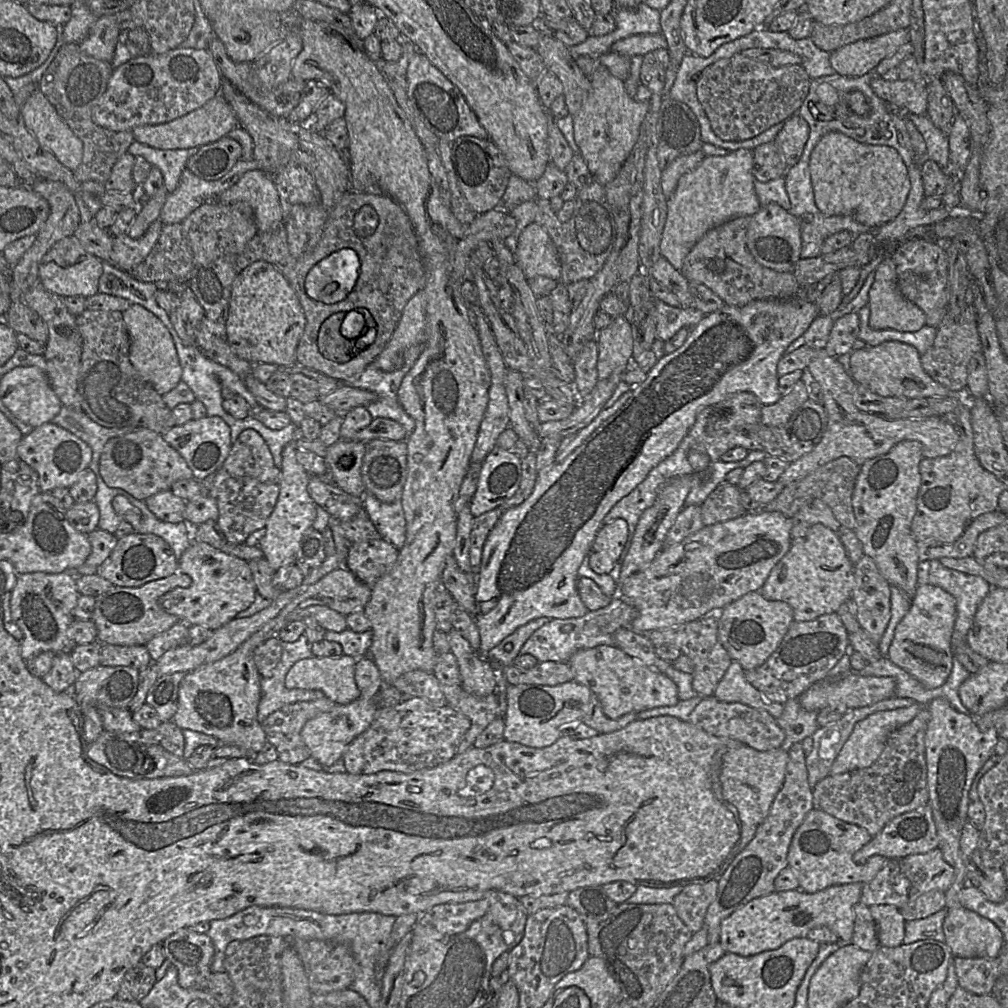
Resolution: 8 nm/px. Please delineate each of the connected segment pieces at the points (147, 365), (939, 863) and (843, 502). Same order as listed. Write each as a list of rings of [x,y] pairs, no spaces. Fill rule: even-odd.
[[[132,303],[122,312],[122,316],[130,338],[130,362],[160,395],[171,391],[181,381],[182,376],[182,367],[171,333],[161,320],[139,304]]]
[[[938,848],[924,854],[888,859],[876,876],[863,884],[860,904],[868,908],[872,905],[892,905],[902,909],[926,892],[932,890],[946,892],[954,878],[954,868],[944,860]]]
[[[840,457],[819,467],[809,475],[790,483],[771,502],[762,507],[762,512],[780,512],[791,519],[804,505],[815,499],[828,505],[838,522],[848,529],[855,530],[856,518],[852,506],[852,494],[861,465],[848,457]]]

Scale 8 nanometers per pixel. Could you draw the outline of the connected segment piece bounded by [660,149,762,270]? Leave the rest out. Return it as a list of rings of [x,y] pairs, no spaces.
[[[738,149],[724,156],[705,156],[691,171],[682,175],[672,195],[667,200],[667,216],[660,241],[660,254],[677,270],[694,245],[711,229],[737,217],[753,216],[761,208],[755,193],[752,150]]]

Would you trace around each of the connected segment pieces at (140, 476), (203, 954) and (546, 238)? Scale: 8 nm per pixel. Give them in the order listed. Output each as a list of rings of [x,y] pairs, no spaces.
[[[137,428],[110,438],[101,452],[99,474],[107,486],[120,488],[138,500],[164,490],[170,490],[175,481],[193,477],[185,459],[170,446],[162,434],[147,428]]]
[[[182,928],[160,943],[165,958],[177,969],[182,988],[207,990],[214,945],[207,934]]]
[[[536,222],[527,225],[520,234],[514,255],[527,279],[543,276],[561,280],[562,268],[555,245],[547,231]]]

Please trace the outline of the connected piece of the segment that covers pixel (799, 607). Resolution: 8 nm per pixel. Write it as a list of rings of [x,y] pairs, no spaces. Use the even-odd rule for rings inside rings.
[[[815,524],[807,530],[803,538],[792,543],[788,552],[773,567],[758,592],[767,600],[783,601],[789,604],[795,621],[810,621],[824,614],[836,612],[844,602],[851,599],[854,584],[854,565],[847,556],[839,537],[823,524]]]

